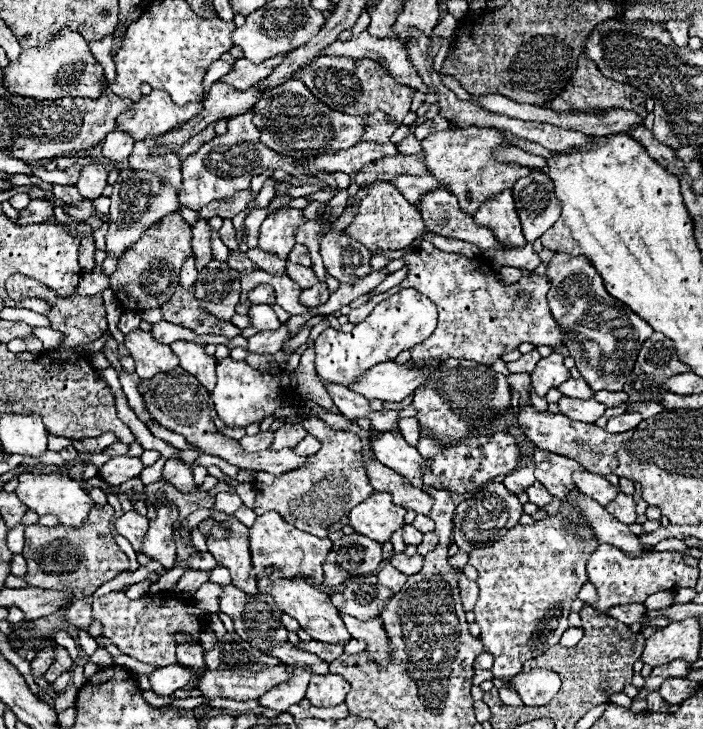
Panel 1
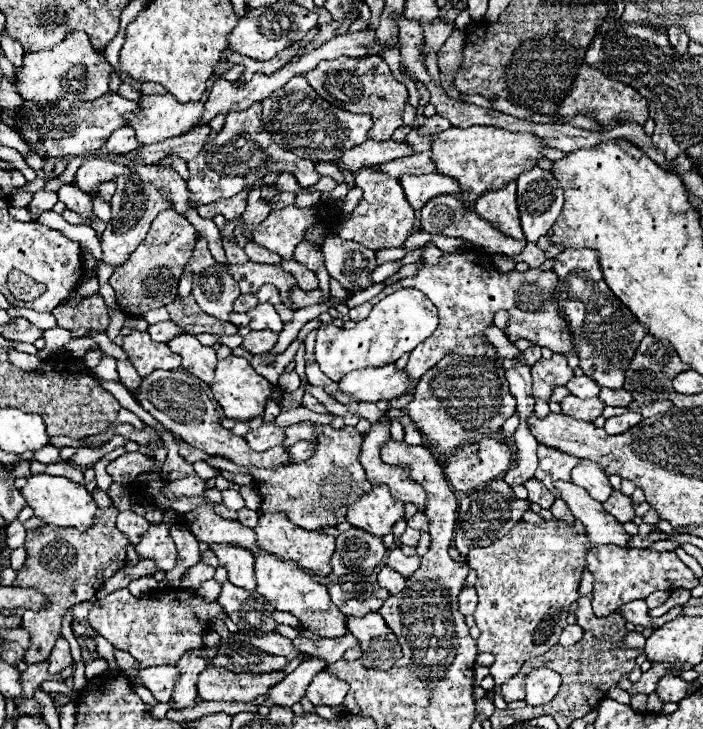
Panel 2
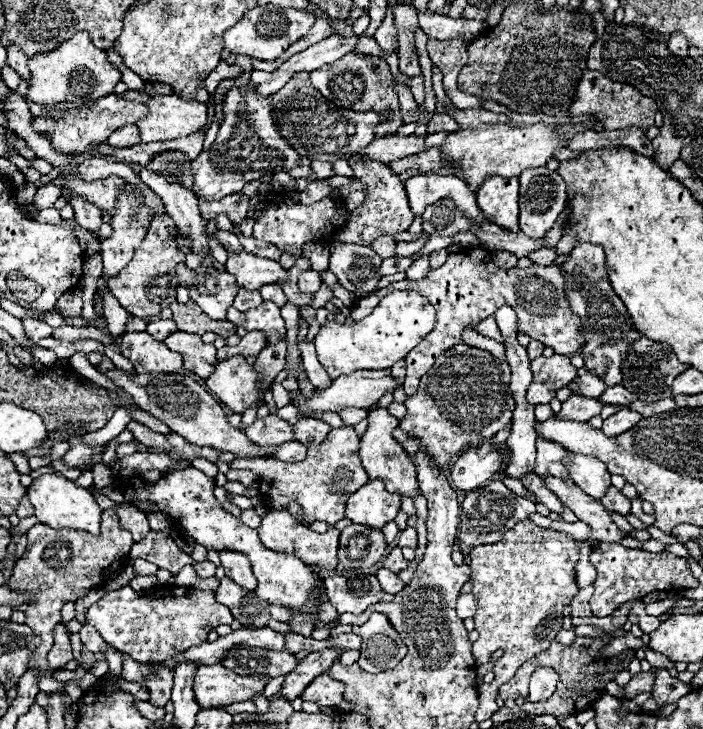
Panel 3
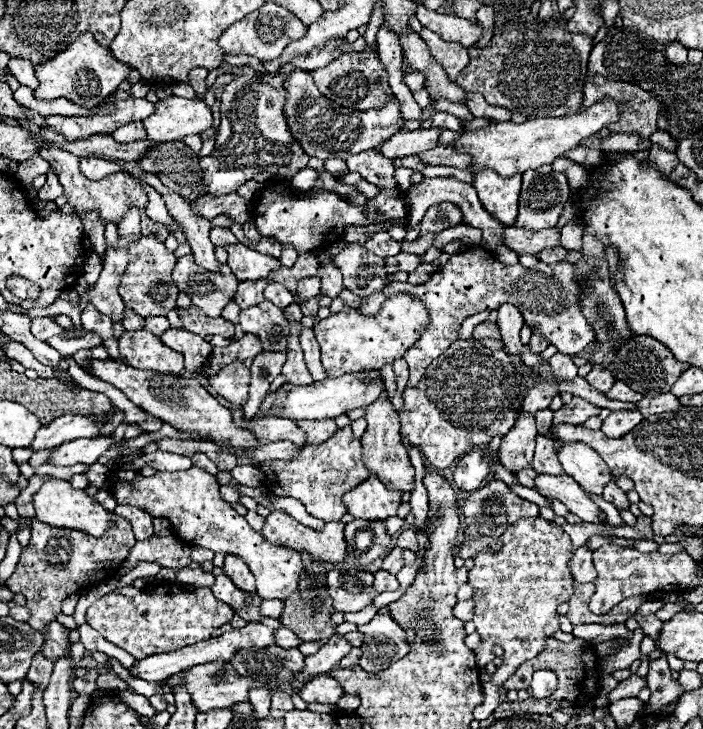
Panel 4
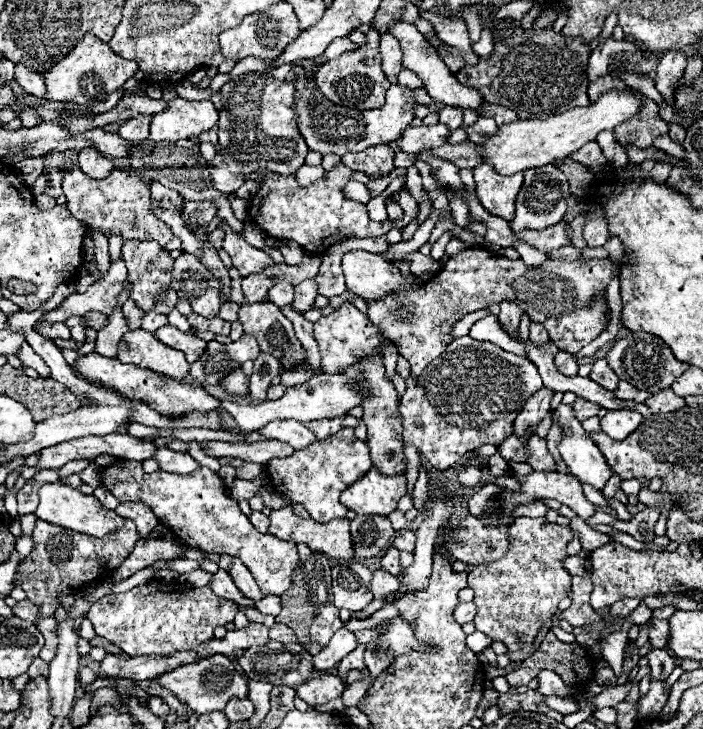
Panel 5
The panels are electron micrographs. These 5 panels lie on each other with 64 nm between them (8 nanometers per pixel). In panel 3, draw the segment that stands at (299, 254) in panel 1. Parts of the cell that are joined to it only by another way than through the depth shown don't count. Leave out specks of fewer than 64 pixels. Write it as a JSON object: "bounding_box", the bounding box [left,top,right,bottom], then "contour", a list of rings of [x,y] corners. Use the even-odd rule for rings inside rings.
{"bounding_box":[302,242,330,272],"contour":[[[316,242],[316,244],[306,244],[302,254],[310,260],[310,264],[312,264],[312,268],[314,268],[316,272],[322,272],[322,270],[326,270],[326,268],[328,268],[328,258],[330,258],[330,252],[328,252],[328,248],[326,248],[322,242]]]}

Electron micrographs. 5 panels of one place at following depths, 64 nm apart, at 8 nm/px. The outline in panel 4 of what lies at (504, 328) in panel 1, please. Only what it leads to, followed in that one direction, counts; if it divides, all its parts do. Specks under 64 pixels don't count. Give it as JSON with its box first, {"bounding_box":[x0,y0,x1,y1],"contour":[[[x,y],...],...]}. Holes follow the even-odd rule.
{"bounding_box":[358,248,594,386],"contour":[[[472,248],[462,254],[452,254],[446,266],[442,266],[438,272],[432,274],[432,278],[426,284],[410,284],[410,282],[392,282],[382,292],[364,298],[358,312],[364,316],[374,316],[380,312],[382,304],[386,302],[386,296],[394,296],[398,293],[409,293],[418,296],[422,304],[428,310],[430,324],[426,330],[422,330],[420,338],[406,350],[404,360],[410,366],[410,378],[408,384],[416,386],[420,378],[424,376],[424,370],[430,366],[432,360],[436,360],[446,348],[458,340],[458,328],[464,322],[464,318],[482,312],[482,310],[496,310],[500,304],[514,304],[526,324],[532,330],[538,330],[550,344],[558,348],[562,354],[578,354],[582,352],[590,342],[594,342],[594,330],[584,318],[582,310],[578,308],[578,300],[582,296],[582,280],[576,276],[576,268],[572,262],[554,262],[544,264],[538,262],[532,268],[524,268],[520,262],[506,266],[492,258],[490,252],[484,248]]]}

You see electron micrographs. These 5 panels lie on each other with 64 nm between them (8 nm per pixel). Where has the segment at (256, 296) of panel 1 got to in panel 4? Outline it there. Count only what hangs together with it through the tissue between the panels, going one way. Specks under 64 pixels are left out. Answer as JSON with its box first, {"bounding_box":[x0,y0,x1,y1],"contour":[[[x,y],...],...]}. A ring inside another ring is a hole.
{"bounding_box":[264,284,294,308],"contour":[[[270,284],[266,290],[264,290],[264,298],[270,300],[272,304],[276,304],[278,308],[286,308],[294,302],[292,294],[282,284]]]}

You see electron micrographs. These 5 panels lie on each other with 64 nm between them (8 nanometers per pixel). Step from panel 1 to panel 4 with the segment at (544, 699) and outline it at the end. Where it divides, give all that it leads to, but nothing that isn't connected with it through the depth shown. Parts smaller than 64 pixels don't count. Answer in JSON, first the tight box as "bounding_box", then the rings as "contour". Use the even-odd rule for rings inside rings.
{"bounding_box":[530,670,558,698],"contour":[[[538,670],[538,672],[534,672],[534,680],[532,680],[530,692],[536,698],[546,698],[556,688],[558,688],[558,676],[556,676],[556,672],[552,672],[552,670]]]}

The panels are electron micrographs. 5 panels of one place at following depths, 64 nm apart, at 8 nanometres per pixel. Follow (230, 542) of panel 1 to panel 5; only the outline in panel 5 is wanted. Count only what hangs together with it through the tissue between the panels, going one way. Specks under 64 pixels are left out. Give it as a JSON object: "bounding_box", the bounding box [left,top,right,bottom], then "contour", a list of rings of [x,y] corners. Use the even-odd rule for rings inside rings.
{"bounding_box":[228,560,264,602],"contour":[[[234,560],[232,566],[228,568],[228,572],[230,572],[234,584],[238,586],[238,590],[240,590],[246,598],[250,598],[250,600],[254,600],[254,602],[258,602],[258,600],[264,598],[264,592],[258,588],[258,584],[254,582],[250,570],[248,570],[240,560]]]}

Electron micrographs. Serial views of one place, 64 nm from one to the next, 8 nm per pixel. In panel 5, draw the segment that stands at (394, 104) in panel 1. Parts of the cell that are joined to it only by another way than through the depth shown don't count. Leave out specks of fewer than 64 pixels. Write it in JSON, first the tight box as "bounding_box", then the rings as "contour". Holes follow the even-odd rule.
{"bounding_box":[316,28,390,110],"contour":[[[372,28],[368,32],[368,44],[364,48],[358,48],[350,54],[342,54],[340,58],[326,62],[318,68],[316,82],[326,100],[338,106],[348,106],[348,108],[358,108],[358,110],[380,108],[384,104],[384,94],[390,88],[390,82],[386,80],[380,68],[379,40],[379,32]]]}

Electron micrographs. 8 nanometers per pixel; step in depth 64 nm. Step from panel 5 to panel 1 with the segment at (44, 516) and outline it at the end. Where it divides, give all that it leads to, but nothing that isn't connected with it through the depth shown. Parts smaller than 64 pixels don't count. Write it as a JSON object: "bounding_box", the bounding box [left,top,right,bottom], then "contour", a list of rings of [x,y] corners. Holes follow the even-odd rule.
{"bounding_box":[16,472,94,528],"contour":[[[24,472],[18,476],[20,484],[16,488],[18,498],[30,508],[34,510],[38,516],[46,516],[52,514],[60,520],[60,524],[64,526],[74,526],[80,528],[86,520],[88,514],[94,506],[94,500],[90,500],[88,492],[80,488],[80,484],[76,480],[72,480],[70,476],[62,476],[62,474],[30,474]]]}

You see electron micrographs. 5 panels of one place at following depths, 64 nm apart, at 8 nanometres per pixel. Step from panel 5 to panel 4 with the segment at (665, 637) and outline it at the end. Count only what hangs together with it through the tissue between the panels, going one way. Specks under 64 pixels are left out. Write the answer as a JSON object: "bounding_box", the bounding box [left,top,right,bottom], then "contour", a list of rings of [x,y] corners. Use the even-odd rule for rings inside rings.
{"bounding_box":[634,614,662,640],"contour":[[[654,614],[652,616],[646,616],[646,618],[640,618],[640,616],[634,616],[634,620],[640,624],[640,628],[644,630],[646,636],[650,636],[652,640],[656,640],[660,636],[660,630],[662,630],[662,620],[658,620]]]}

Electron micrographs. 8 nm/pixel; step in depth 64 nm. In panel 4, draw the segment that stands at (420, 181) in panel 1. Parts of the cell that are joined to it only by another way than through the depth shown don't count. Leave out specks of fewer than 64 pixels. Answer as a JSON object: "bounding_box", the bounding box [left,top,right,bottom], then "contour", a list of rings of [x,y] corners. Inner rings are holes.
{"bounding_box":[406,178,506,250],"contour":[[[424,178],[418,186],[414,186],[414,188],[408,190],[408,196],[410,196],[410,202],[412,202],[412,208],[409,210],[408,226],[406,226],[408,230],[420,224],[420,220],[424,218],[426,208],[430,208],[432,204],[438,204],[438,202],[442,202],[442,200],[450,200],[452,204],[456,204],[456,206],[462,210],[462,214],[464,214],[464,218],[466,218],[466,224],[470,224],[470,226],[474,226],[474,228],[480,228],[480,230],[484,232],[484,244],[488,244],[490,250],[496,250],[498,246],[502,246],[502,238],[504,238],[504,228],[506,228],[506,226],[504,226],[502,222],[498,222],[496,218],[492,218],[492,216],[482,208],[482,204],[480,204],[480,200],[478,200],[478,196],[476,196],[474,186],[470,186],[470,184],[466,184],[466,182],[460,182],[460,180],[456,180],[456,178]]]}

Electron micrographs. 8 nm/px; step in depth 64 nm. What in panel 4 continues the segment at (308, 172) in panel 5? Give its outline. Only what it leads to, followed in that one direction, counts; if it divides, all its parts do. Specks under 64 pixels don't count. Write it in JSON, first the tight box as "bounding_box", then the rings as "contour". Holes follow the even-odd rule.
{"bounding_box":[292,168,318,192],"contour":[[[304,168],[300,170],[292,178],[292,186],[295,190],[300,192],[307,192],[307,190],[312,189],[314,182],[318,178],[318,171],[311,168]]]}

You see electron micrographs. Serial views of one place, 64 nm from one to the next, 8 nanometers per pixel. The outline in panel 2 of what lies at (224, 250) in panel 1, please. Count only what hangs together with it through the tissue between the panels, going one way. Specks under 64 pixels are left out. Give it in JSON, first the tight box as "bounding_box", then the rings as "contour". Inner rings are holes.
{"bounding_box":[188,210,226,264],"contour":[[[192,210],[192,212],[188,214],[188,220],[190,220],[190,224],[194,224],[196,230],[208,240],[210,252],[212,252],[212,256],[216,258],[216,262],[226,264],[226,256],[224,256],[224,248],[222,248],[222,238],[220,238],[218,226],[216,226],[212,220],[208,220],[208,218],[198,216],[196,210]]]}

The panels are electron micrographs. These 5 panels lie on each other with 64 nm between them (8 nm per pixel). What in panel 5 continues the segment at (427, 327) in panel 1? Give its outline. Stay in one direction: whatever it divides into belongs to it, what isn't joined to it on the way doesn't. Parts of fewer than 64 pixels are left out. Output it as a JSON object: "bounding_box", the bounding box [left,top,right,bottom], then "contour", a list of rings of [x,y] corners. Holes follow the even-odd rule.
{"bounding_box":[314,302,382,372],"contour":[[[344,302],[338,310],[334,310],[328,316],[322,316],[314,322],[314,340],[320,346],[320,368],[322,372],[340,372],[342,368],[350,366],[352,362],[358,362],[368,352],[380,352],[382,354],[382,332],[350,302]]]}

